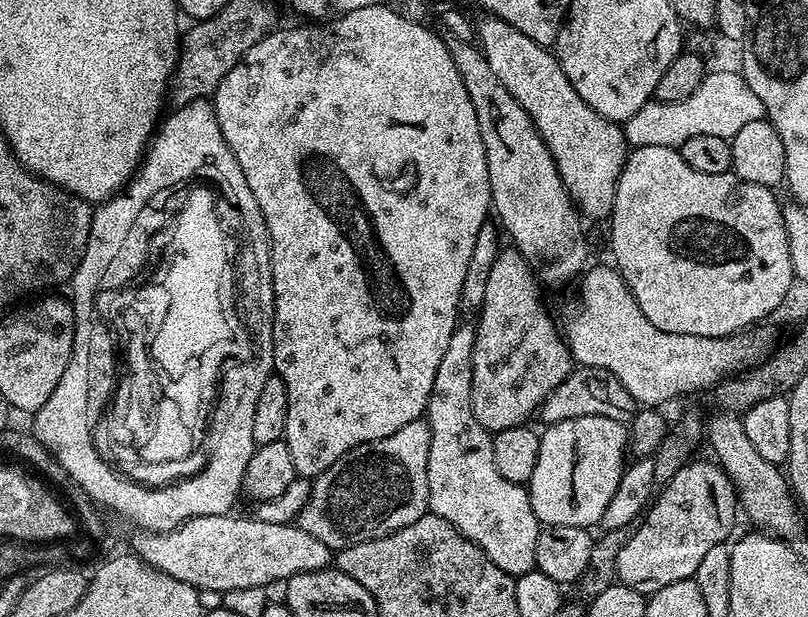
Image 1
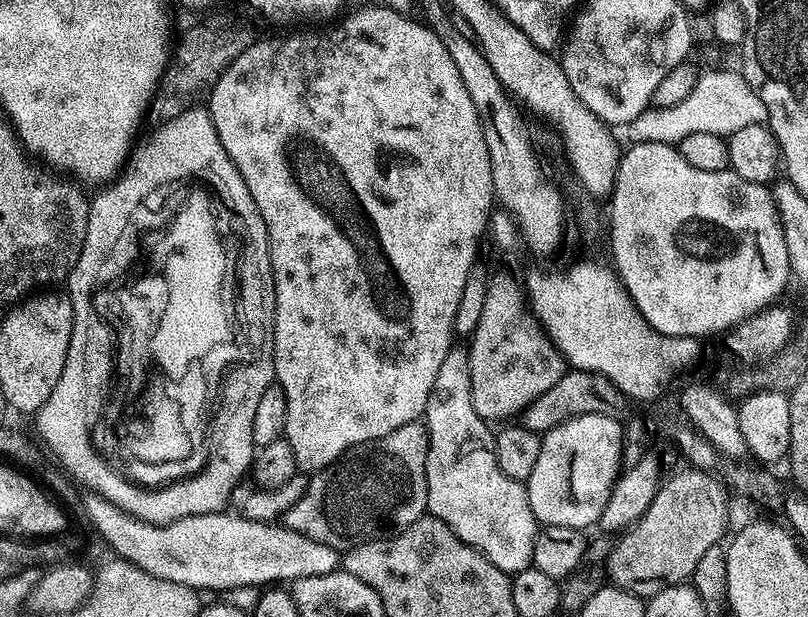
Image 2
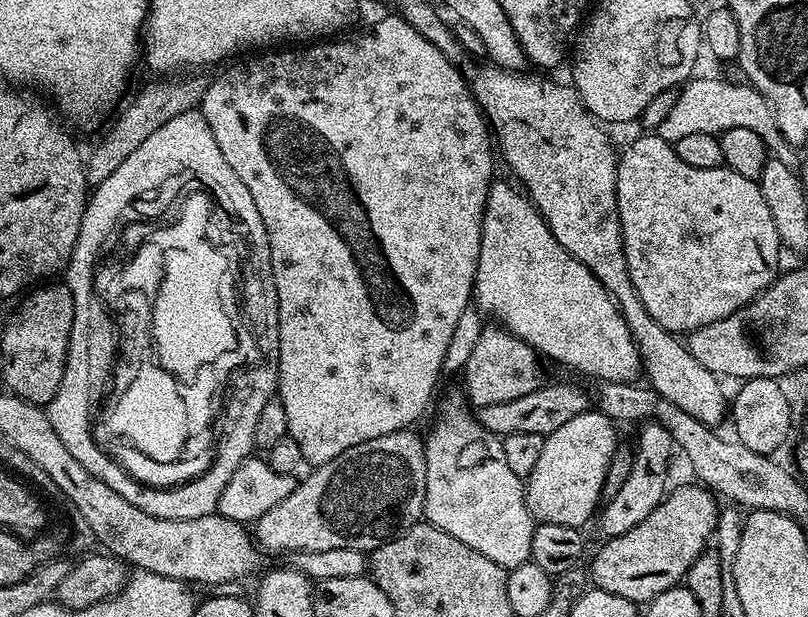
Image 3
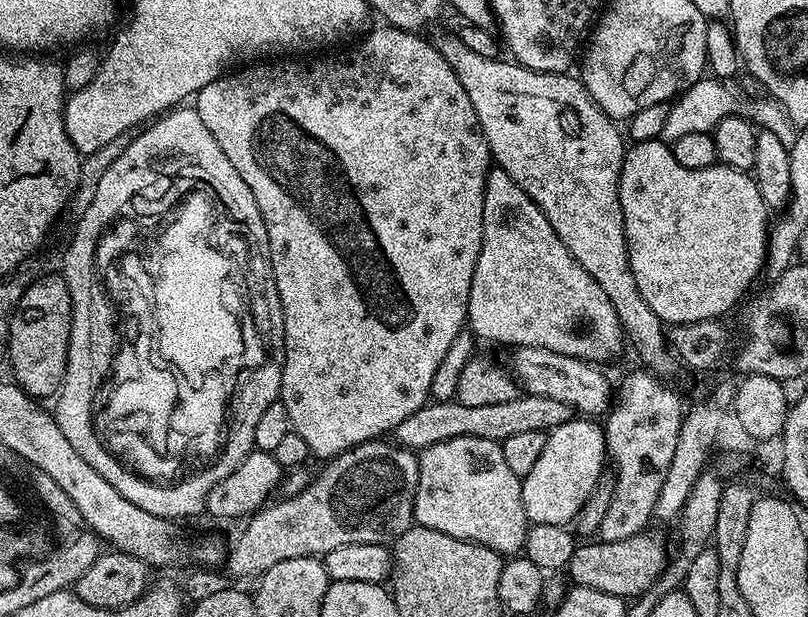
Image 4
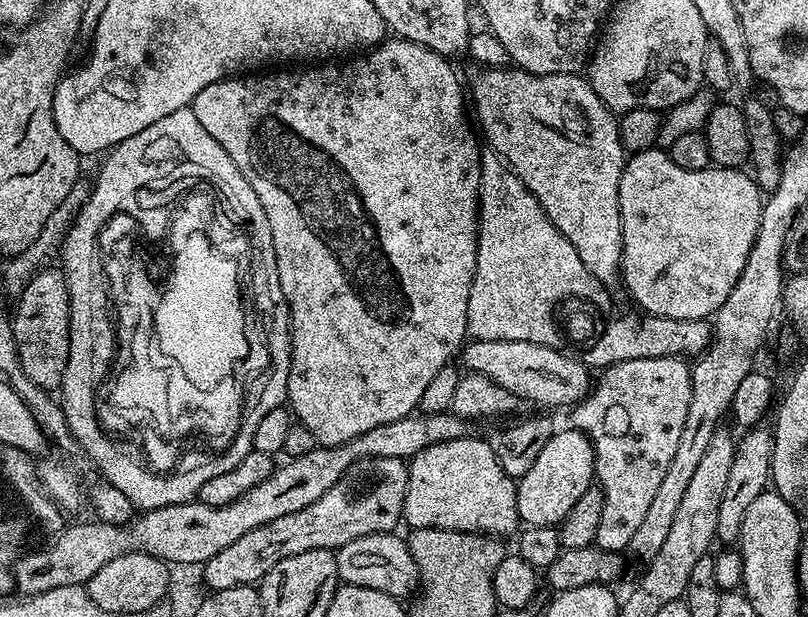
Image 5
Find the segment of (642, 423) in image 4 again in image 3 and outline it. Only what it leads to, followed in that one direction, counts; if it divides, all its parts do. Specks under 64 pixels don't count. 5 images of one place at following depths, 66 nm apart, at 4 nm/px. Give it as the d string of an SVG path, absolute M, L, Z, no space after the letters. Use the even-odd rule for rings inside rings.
M655 422L645 423L641 428L644 429L641 430L640 437L634 440L636 457L630 476L626 478L626 482L622 482L622 490L618 490L618 494L614 494L614 498L607 501L598 512L600 528L608 538L626 534L626 530L634 530L634 526L638 526L642 518L650 518L650 514L664 501L670 488L668 467L672 464L672 452L674 453L672 436Z

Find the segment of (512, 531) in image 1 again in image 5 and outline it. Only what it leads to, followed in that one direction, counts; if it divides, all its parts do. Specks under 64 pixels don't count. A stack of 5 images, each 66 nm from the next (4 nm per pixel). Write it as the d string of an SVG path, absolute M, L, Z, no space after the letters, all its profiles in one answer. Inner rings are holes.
M464 436L461 440L451 440L423 448L407 461L408 485L404 503L403 523L409 529L441 528L455 532L482 532L497 538L508 538L521 527L516 501L517 481L506 475L496 457L496 449L491 443Z

